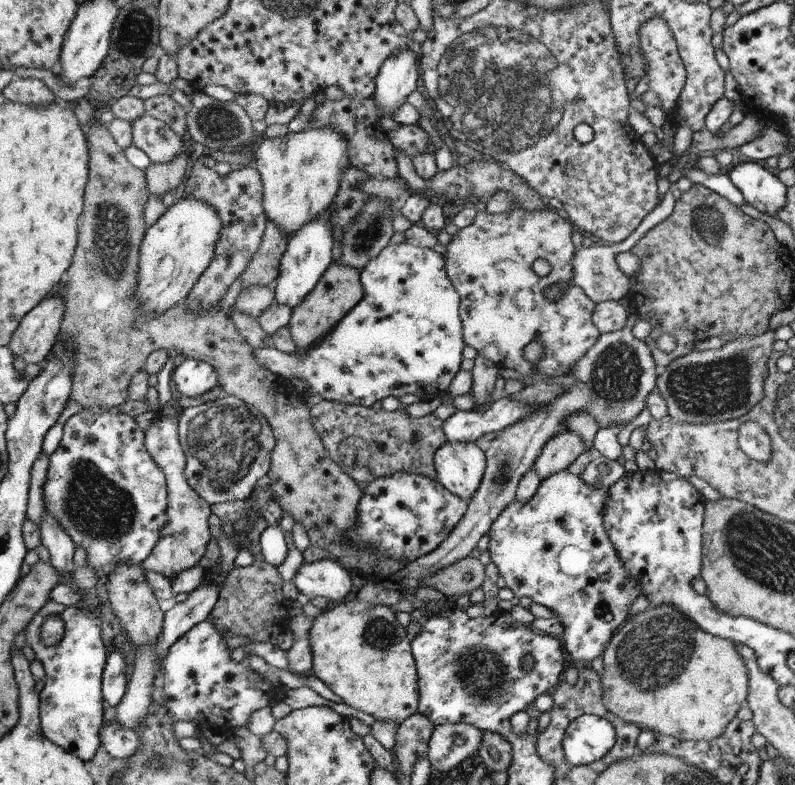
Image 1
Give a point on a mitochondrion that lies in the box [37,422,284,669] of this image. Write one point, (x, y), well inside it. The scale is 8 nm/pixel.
(96, 507)

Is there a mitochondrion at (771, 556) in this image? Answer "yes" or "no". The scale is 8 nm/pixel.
yes

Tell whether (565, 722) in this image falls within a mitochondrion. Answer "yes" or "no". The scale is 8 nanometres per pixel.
no

